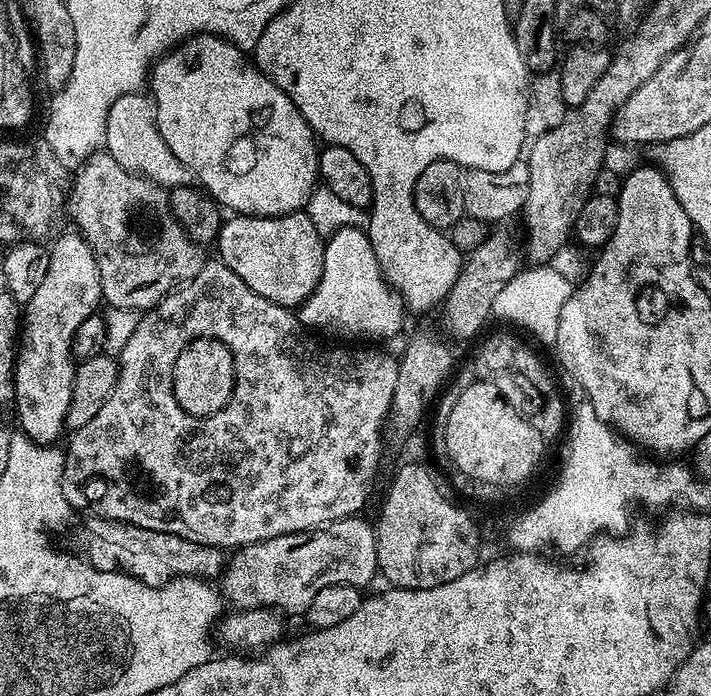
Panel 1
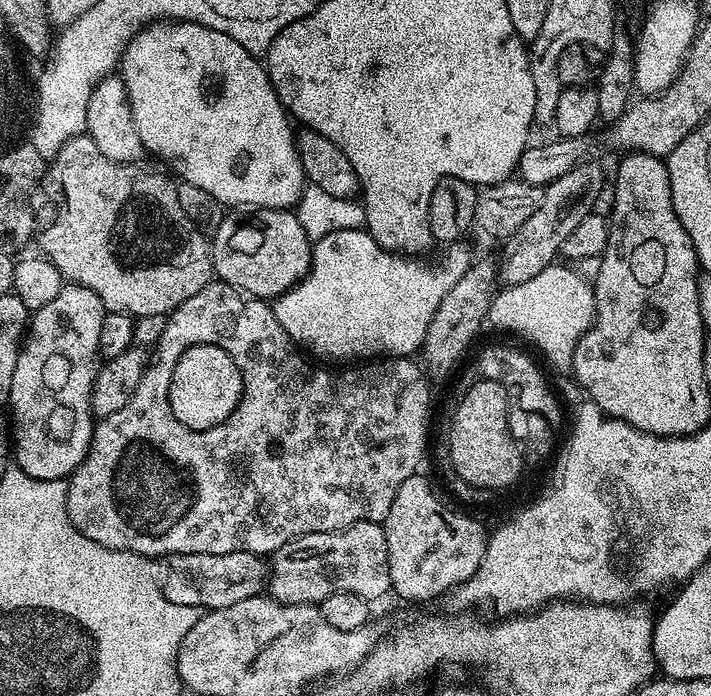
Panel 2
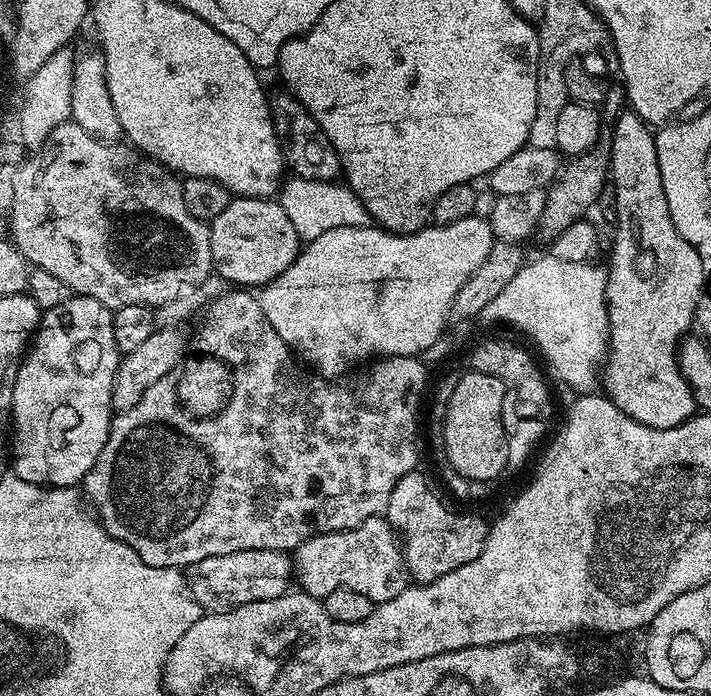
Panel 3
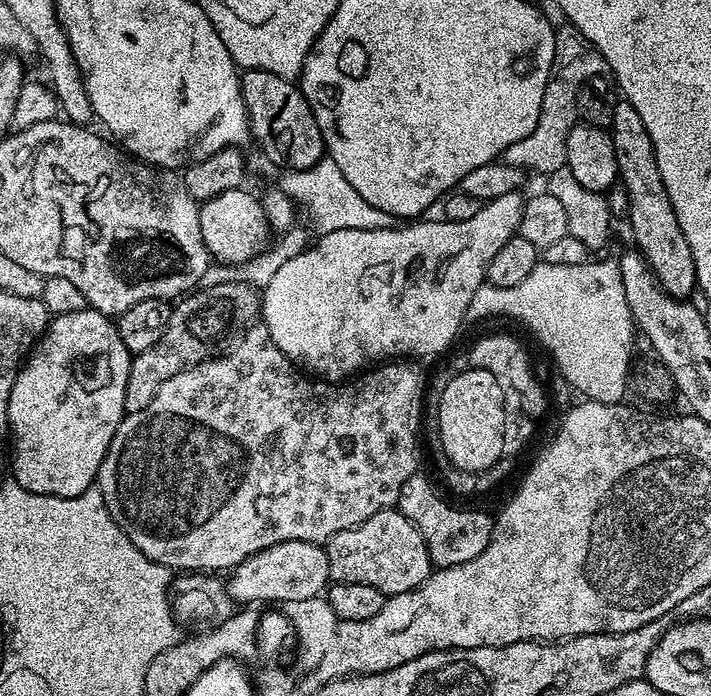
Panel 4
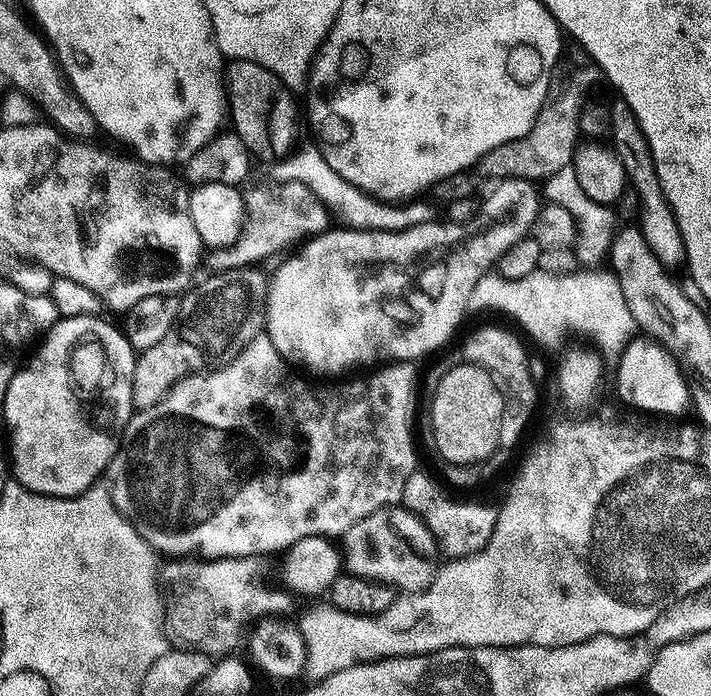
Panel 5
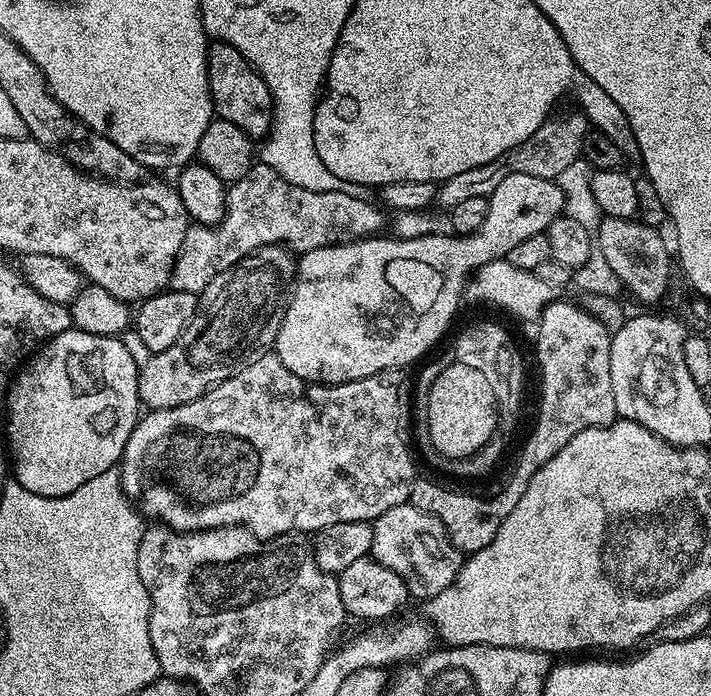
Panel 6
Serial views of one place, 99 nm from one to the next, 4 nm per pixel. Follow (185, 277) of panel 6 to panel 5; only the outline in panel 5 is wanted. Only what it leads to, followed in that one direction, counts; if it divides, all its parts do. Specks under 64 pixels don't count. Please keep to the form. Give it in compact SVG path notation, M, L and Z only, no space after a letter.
M267 182L268 184L249 183L243 189L244 222L233 244L225 248L214 248L207 253L208 272L215 274L259 265L260 260L268 260L279 252L287 253L301 242L307 242L313 236L321 236L329 231L328 215L330 209L302 182Z

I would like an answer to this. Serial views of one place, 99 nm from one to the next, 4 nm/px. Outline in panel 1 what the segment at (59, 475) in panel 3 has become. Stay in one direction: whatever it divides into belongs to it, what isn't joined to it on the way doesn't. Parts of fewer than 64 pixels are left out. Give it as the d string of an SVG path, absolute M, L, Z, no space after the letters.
M72 232L66 236L58 236L50 244L50 270L46 270L46 279L39 287L38 294L22 312L22 347L17 351L14 369L14 416L18 421L19 431L36 446L55 445L52 443L59 438L60 431L65 431L72 383L76 381L77 370L72 354L72 341L76 338L78 326L85 324L99 309L96 307L102 304L100 271L88 244L83 237Z

